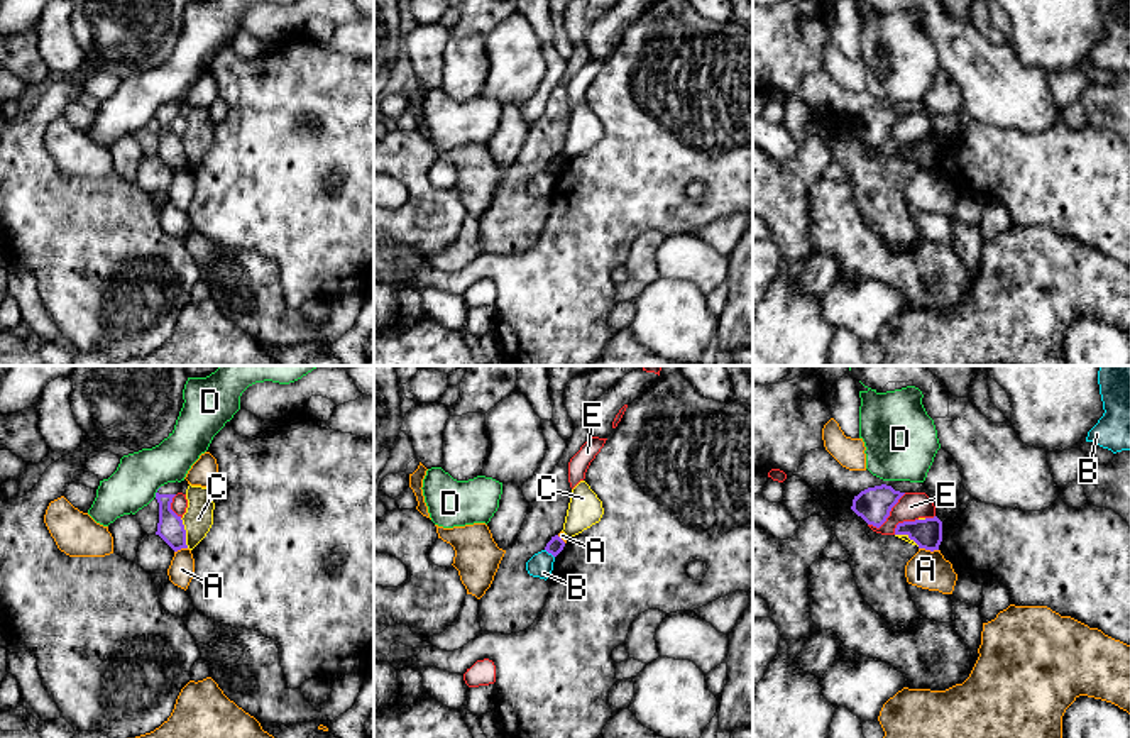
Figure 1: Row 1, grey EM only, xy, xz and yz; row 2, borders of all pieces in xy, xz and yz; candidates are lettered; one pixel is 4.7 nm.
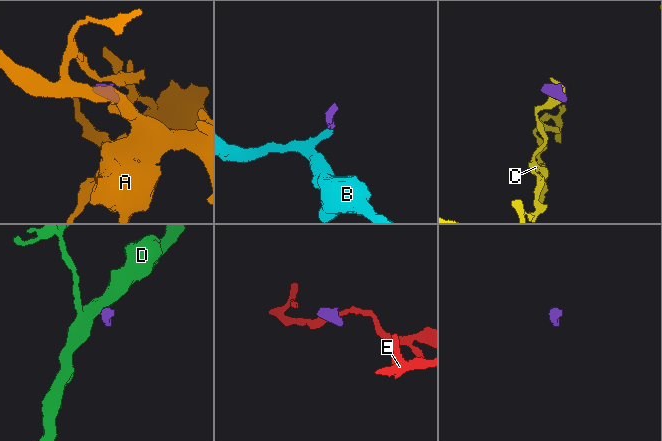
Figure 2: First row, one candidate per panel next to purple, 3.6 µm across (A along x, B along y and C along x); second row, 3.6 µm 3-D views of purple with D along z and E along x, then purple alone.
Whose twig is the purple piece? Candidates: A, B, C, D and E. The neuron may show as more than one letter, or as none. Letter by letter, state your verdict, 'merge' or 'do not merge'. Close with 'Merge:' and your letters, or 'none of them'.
A: do not merge
B: do not merge
C: do not merge
D: do not merge
E: do not merge
Merge: none of them

